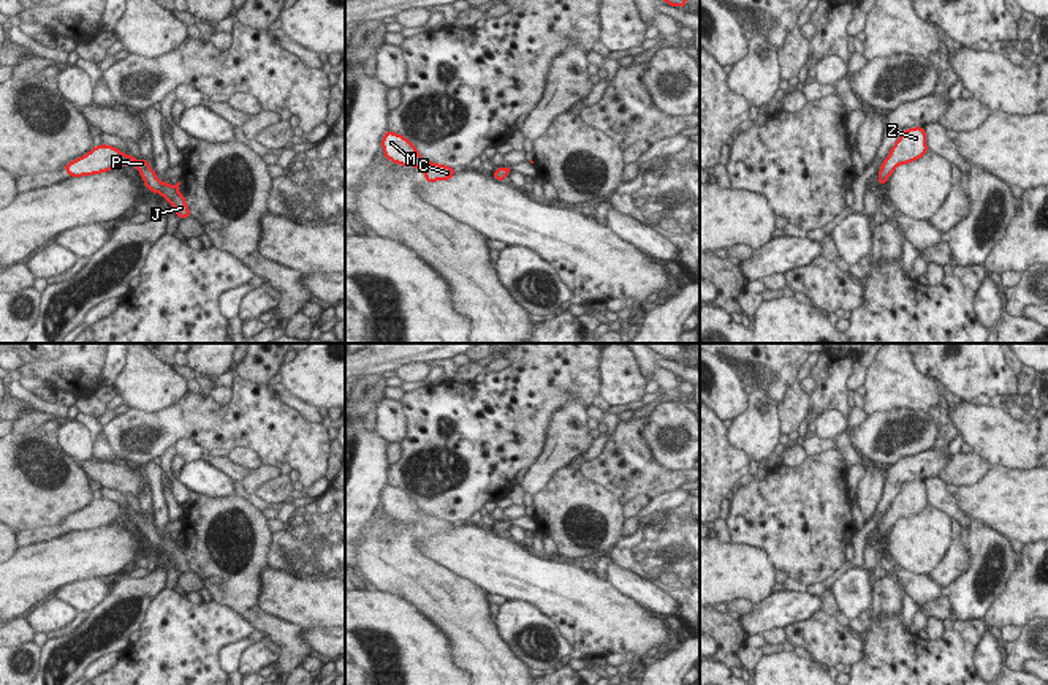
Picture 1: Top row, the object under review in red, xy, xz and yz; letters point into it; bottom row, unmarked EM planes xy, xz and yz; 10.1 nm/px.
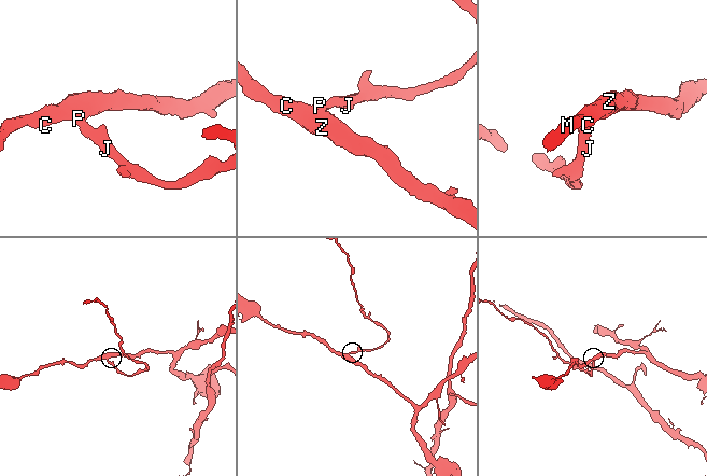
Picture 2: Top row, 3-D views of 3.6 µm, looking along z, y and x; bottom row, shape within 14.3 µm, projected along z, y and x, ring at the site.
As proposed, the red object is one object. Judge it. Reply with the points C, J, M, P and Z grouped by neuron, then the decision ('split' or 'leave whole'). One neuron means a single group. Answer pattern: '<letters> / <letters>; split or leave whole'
C J M P Z; leave whole

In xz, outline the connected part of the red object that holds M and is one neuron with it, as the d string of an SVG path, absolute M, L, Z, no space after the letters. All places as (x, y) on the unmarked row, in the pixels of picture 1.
M386 486L382 492L385 513L401 520L413 520L424 528L426 536L450 535L456 524L434 516L423 516L418 503L402 489Z

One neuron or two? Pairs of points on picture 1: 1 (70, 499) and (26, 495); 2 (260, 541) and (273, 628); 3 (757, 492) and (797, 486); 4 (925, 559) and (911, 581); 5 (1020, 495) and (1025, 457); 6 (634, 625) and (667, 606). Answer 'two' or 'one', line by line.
1: one
2: one
3: one
4: two
5: two
6: two

